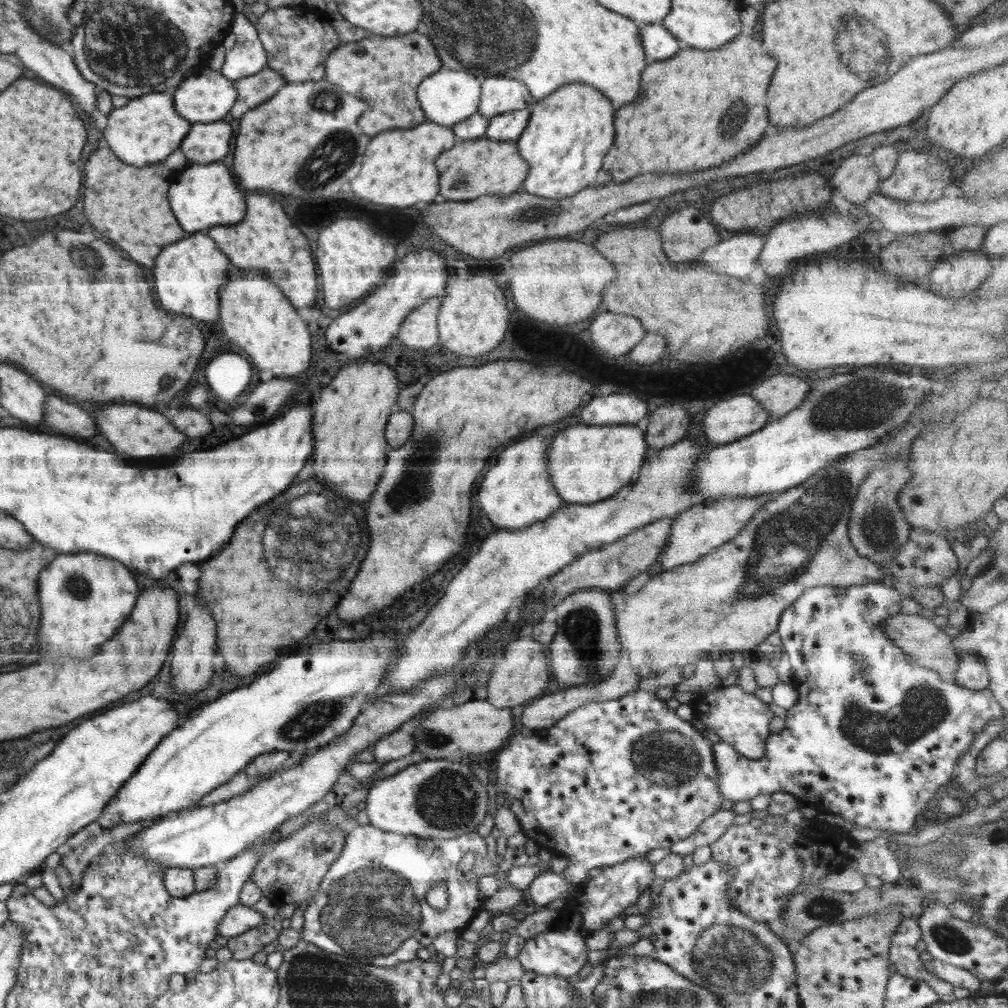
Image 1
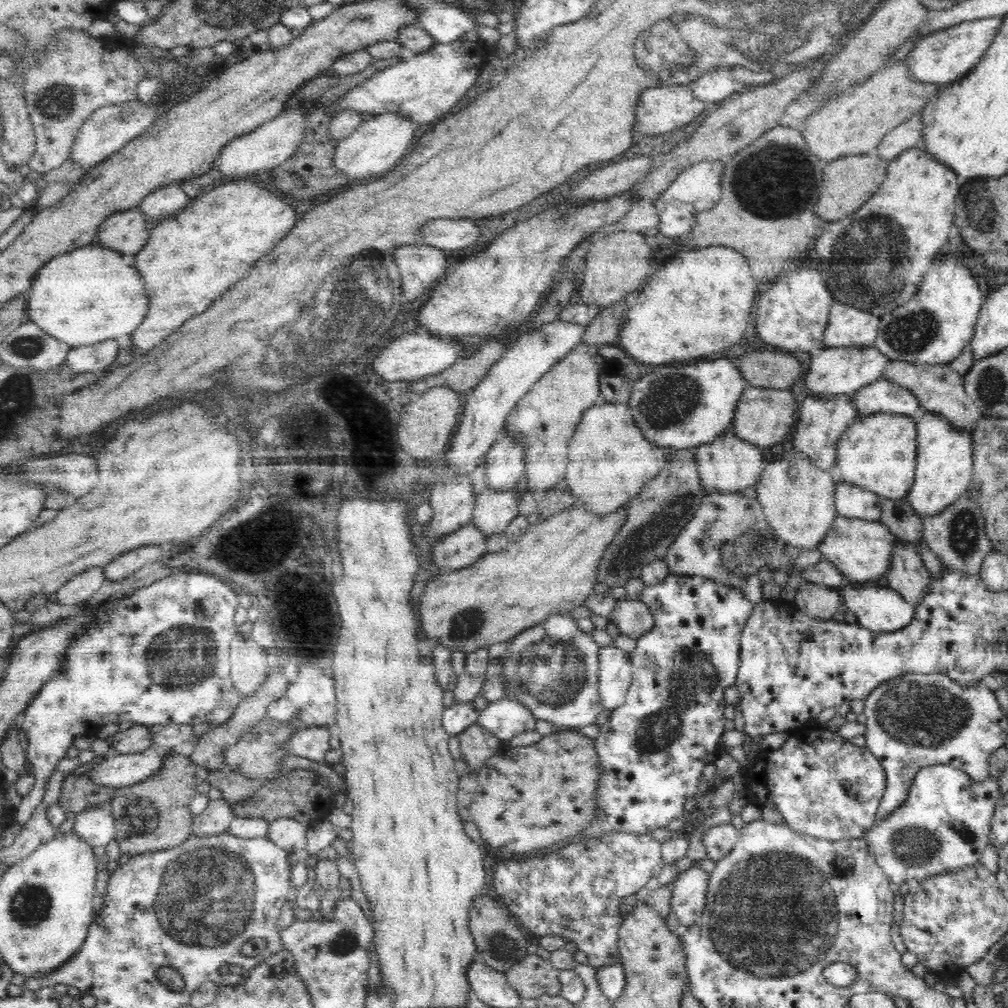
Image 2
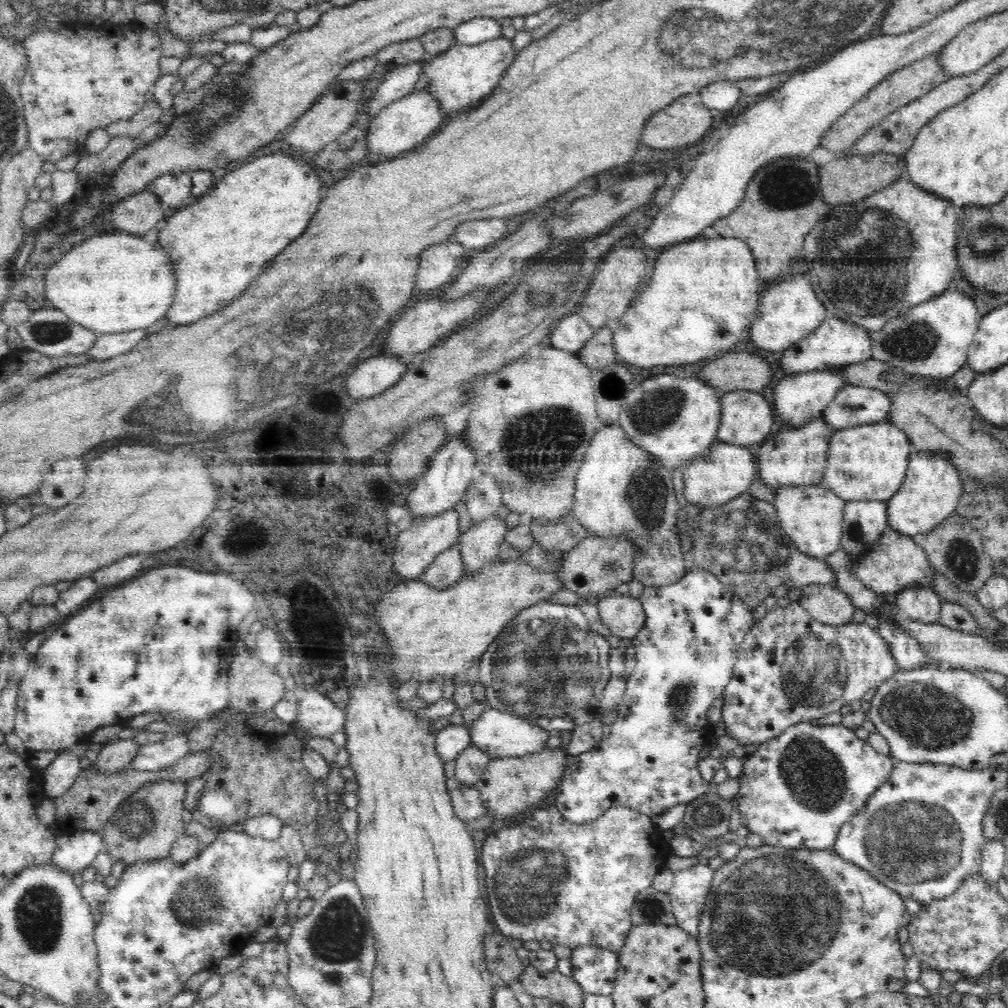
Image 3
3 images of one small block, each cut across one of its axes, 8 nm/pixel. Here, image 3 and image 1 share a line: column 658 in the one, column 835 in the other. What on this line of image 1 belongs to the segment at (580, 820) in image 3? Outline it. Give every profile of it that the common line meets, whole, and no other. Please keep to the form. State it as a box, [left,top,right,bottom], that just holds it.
[712,582,1006,836]

